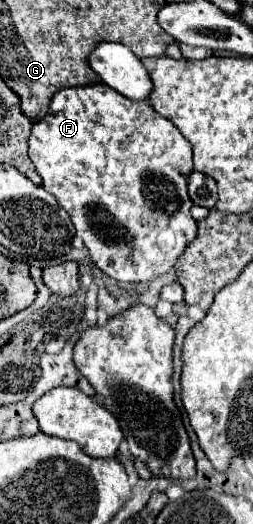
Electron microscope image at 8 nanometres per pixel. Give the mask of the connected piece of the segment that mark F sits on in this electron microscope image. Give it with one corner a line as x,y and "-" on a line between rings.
101,83
61,89
61,93
55,93
55,97
53,97
53,101
49,105
49,113
45,113
45,117
41,121
37,121
33,125
33,129
31,129
31,135
29,135
29,159
33,161
37,173
43,179
43,189
47,189
61,203
61,207
69,213
71,223
77,229
77,237
89,249
91,259
97,263
97,267
103,273
107,273
115,281
147,281
147,279
153,279
157,275
163,275
163,273
171,271
175,261
177,261
177,257
183,253
185,245
191,243
193,237
195,237
197,225
195,225
195,219
189,213
193,203
191,203
191,199
187,195
187,175
193,171
191,145
181,135
181,131
171,121
167,121
165,117
155,113
153,107
147,101
127,99
121,93
109,89
107,85
101,85

